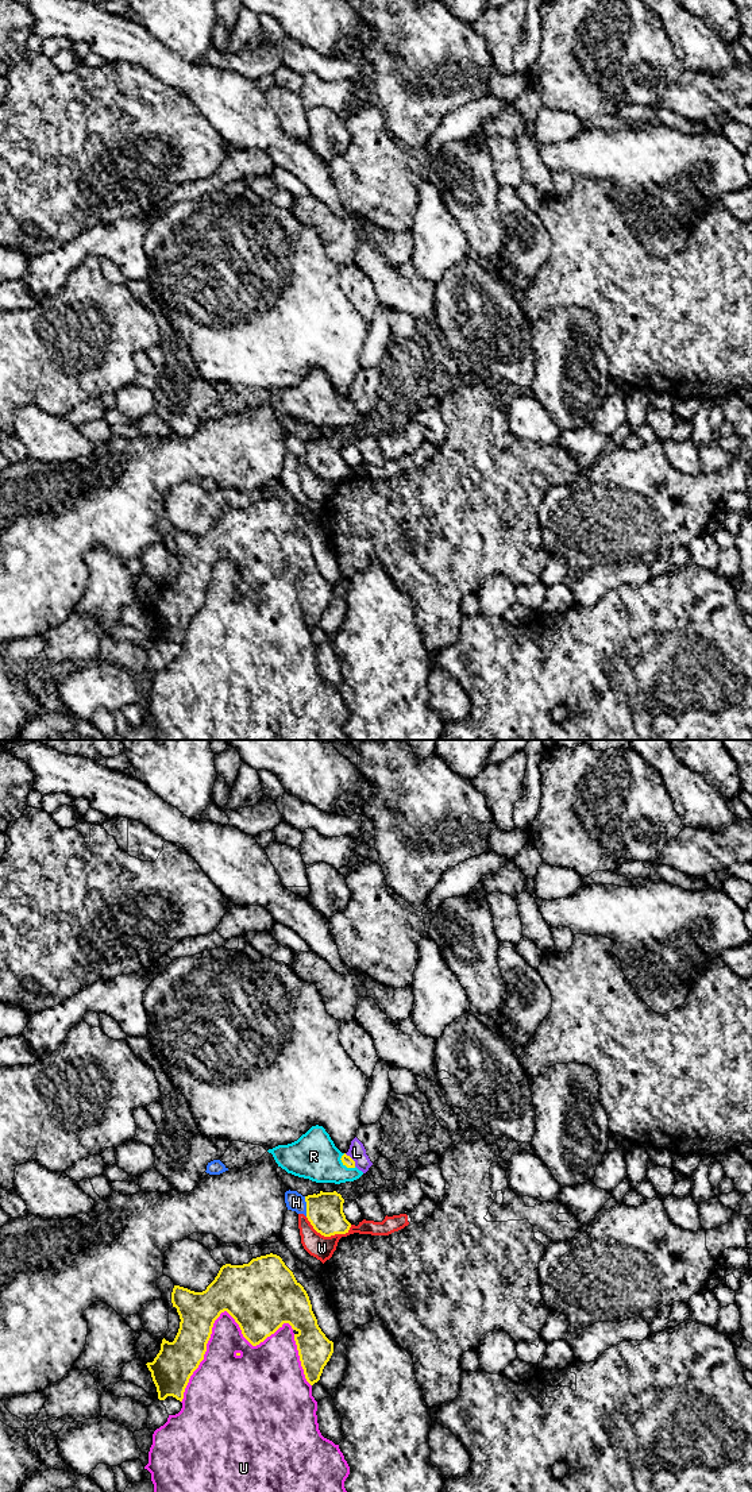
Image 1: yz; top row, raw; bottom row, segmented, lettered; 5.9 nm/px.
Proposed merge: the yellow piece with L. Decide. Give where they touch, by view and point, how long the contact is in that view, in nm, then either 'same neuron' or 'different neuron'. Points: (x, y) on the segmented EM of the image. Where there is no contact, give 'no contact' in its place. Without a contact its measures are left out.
yz (351, 1159) | 100 nm | same neuron

